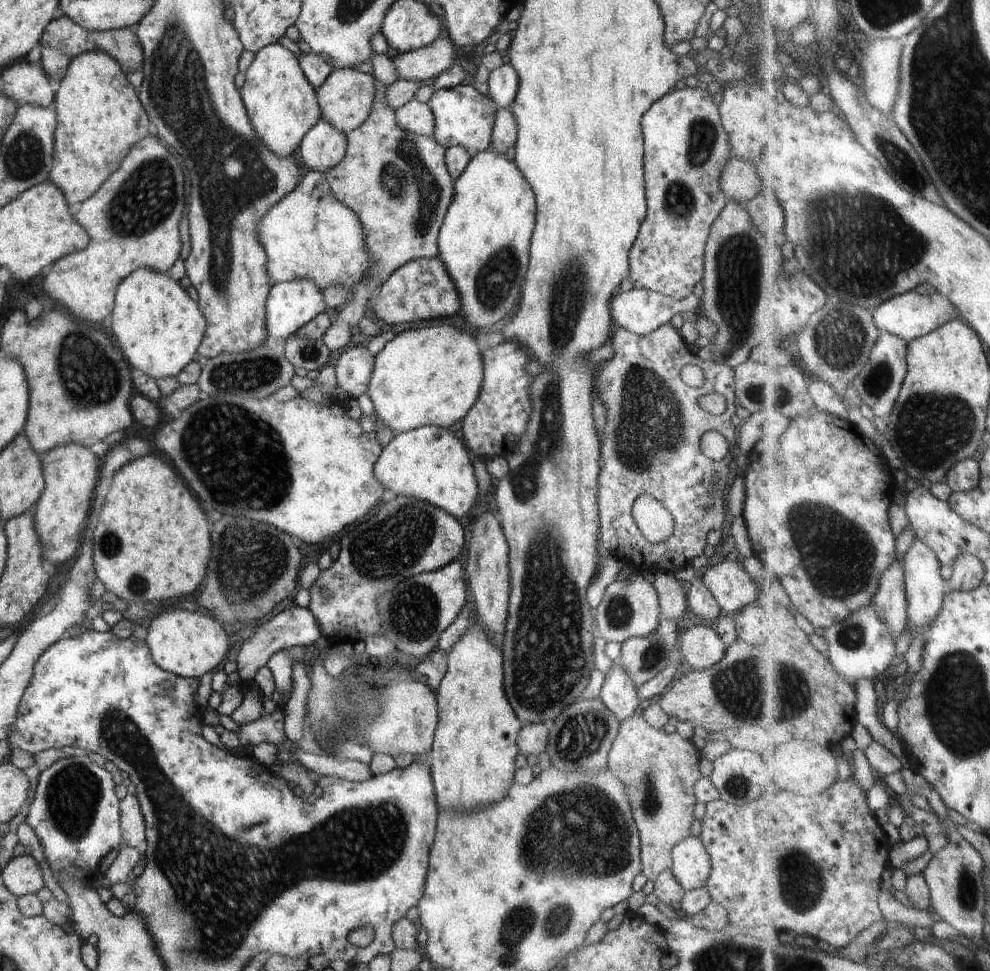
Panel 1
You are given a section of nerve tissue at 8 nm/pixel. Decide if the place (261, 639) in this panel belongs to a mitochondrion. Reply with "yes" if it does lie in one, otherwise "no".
no

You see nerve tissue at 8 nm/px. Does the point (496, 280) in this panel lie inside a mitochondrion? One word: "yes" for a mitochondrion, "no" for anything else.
yes

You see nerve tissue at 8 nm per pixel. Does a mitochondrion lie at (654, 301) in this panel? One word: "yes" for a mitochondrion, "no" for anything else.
no

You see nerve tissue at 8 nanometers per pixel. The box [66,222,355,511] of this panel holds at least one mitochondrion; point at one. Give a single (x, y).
(224, 443)

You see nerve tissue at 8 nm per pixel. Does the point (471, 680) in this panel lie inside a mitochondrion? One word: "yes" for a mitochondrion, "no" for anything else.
no

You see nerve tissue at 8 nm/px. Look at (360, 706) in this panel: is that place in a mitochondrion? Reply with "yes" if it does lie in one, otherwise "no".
yes

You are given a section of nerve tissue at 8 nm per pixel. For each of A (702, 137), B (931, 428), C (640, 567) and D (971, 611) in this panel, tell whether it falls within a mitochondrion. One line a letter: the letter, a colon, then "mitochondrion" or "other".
A: mitochondrion
B: mitochondrion
C: other
D: other

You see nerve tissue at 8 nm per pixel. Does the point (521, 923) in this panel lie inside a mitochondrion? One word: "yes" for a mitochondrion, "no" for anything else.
yes

